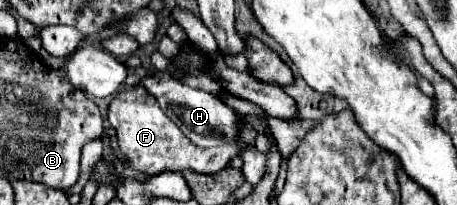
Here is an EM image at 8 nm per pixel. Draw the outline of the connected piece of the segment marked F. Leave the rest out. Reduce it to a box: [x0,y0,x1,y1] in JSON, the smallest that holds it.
[107,86,259,176]

